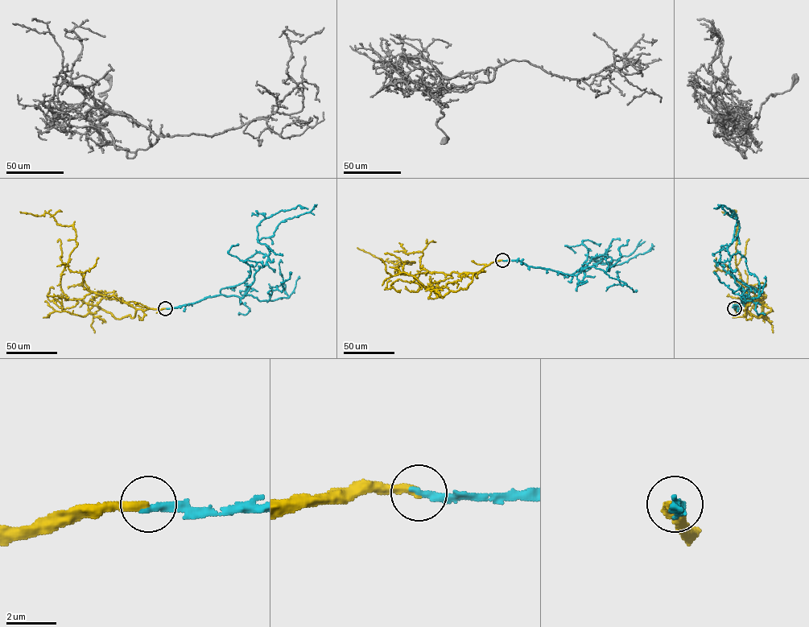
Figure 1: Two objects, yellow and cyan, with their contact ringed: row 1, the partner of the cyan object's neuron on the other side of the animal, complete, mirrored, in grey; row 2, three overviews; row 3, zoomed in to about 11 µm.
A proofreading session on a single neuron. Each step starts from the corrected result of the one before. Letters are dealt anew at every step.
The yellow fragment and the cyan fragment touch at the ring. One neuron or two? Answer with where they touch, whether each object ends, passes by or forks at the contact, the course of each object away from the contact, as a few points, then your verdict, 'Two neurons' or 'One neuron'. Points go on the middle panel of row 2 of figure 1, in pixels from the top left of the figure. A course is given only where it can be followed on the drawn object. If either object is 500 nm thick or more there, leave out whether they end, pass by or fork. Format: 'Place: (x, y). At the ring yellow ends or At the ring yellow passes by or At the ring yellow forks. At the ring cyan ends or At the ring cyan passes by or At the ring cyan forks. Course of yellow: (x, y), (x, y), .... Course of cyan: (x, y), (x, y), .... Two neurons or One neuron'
Place: (502, 260). At the ring yellow ends. At the ring cyan ends. Course of yellow: (502, 260), (476, 272), (414, 275), (399, 273), (398, 268), (402, 262), (414, 261), (382, 261), (357, 247). Course of cyan: (502, 260), (577, 274), (595, 257), (605, 253), (595, 259), (602, 264), (620, 264), (646, 253), (652, 244). One neuron

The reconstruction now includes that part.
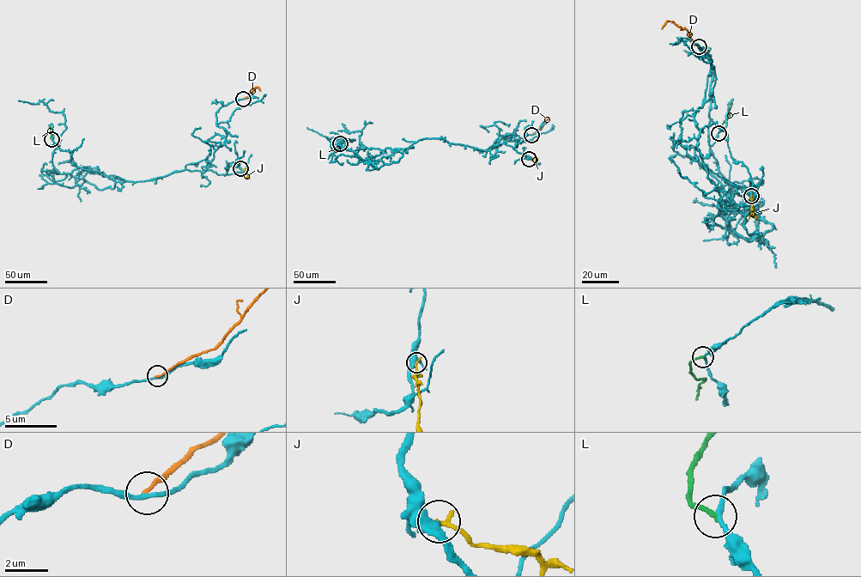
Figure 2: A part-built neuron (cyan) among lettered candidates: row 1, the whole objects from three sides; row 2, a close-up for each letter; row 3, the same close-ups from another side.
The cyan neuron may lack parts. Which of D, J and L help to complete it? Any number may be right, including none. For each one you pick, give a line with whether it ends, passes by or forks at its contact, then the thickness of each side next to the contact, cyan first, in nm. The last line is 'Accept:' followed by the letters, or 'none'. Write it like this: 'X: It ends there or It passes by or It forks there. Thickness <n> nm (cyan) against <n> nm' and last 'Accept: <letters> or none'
Accept: none

